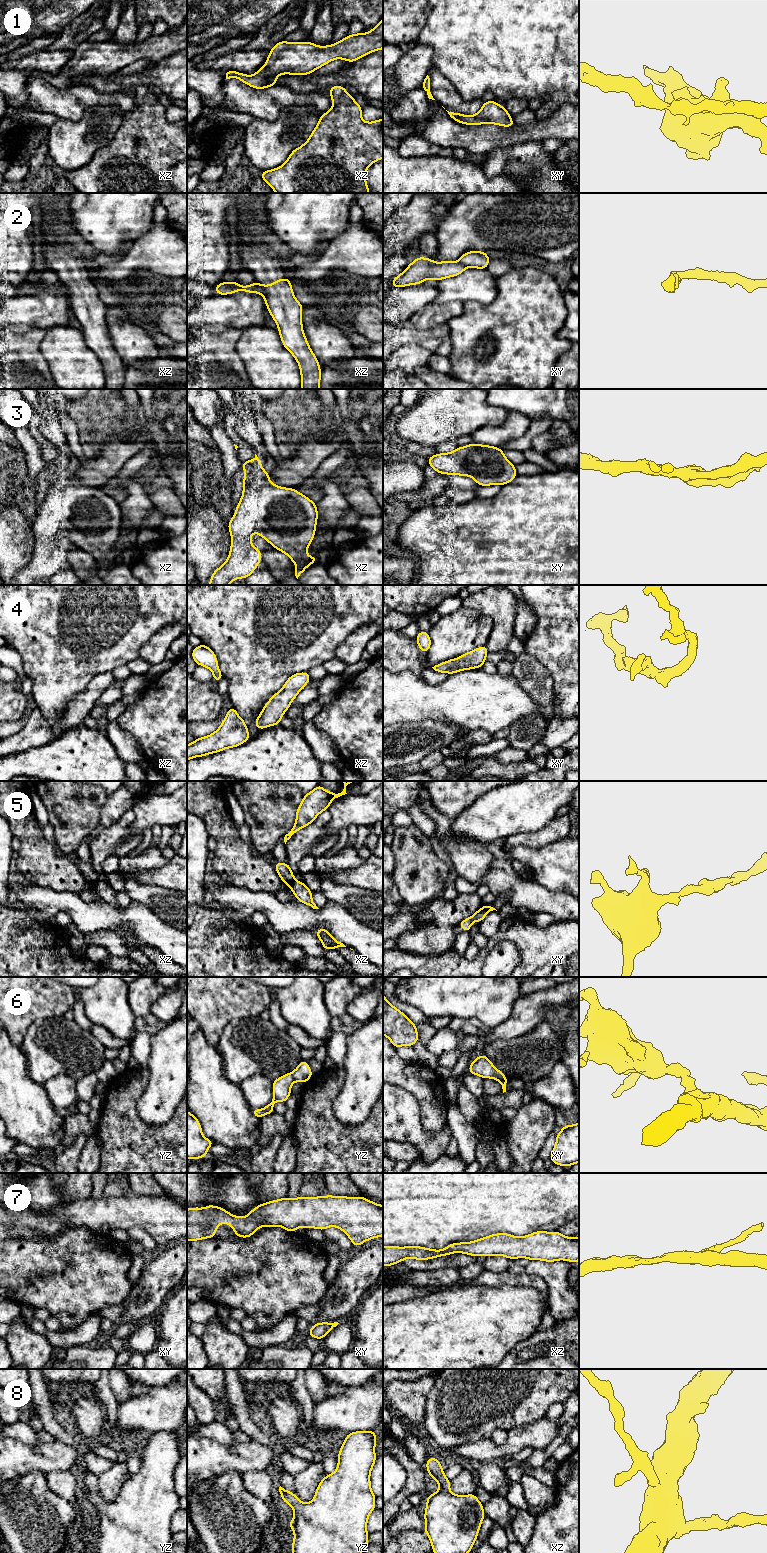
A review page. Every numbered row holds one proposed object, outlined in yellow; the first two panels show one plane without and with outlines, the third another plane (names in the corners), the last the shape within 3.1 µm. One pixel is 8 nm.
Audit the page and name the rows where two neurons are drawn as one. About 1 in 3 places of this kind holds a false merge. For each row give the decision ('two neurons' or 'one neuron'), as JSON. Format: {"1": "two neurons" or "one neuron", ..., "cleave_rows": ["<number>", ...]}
{"1": "one neuron", "2": "two neurons", "3": "one neuron", "4": "one neuron", "5": "two neurons", "6": "one neuron", "7": "one neuron", "8": "one neuron", "cleave_rows": ["2", "5"]}

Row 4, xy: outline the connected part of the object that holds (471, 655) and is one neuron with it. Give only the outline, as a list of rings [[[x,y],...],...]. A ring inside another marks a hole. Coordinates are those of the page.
[[[485,645],[476,648],[468,653],[461,655],[458,658],[450,659],[432,667],[440,673],[454,674],[463,670],[481,668],[488,654],[488,649]]]

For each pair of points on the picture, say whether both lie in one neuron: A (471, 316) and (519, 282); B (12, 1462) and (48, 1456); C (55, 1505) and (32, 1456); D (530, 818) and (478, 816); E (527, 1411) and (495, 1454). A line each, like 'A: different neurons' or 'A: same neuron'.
A: same neuron
B: same neuron
C: different neurons
D: same neuron
E: different neurons

